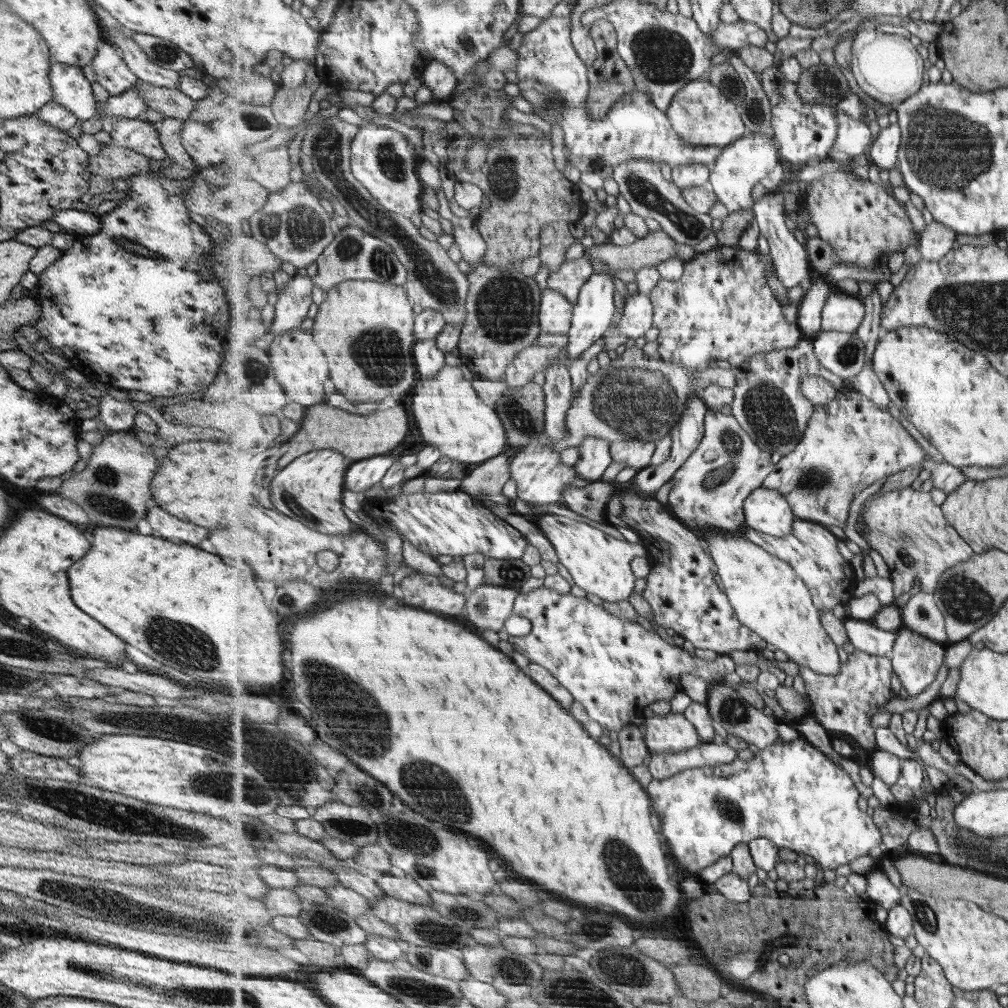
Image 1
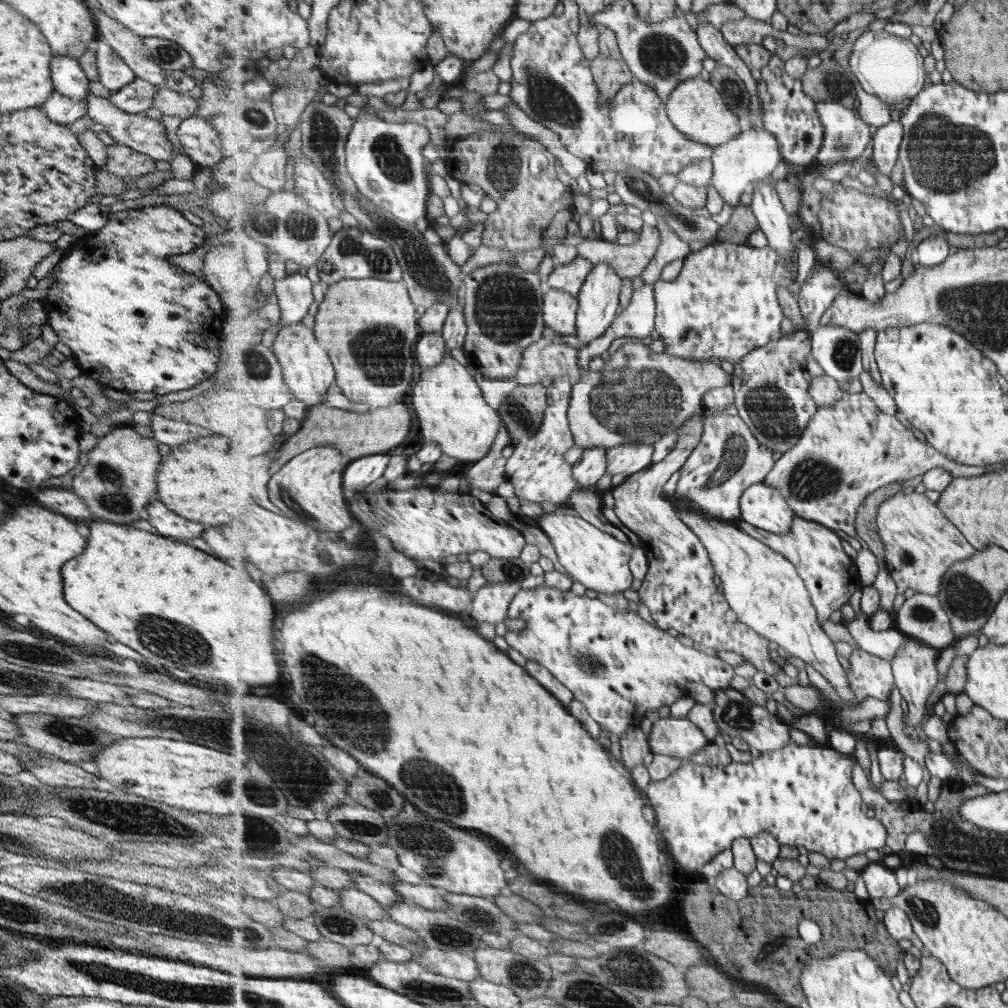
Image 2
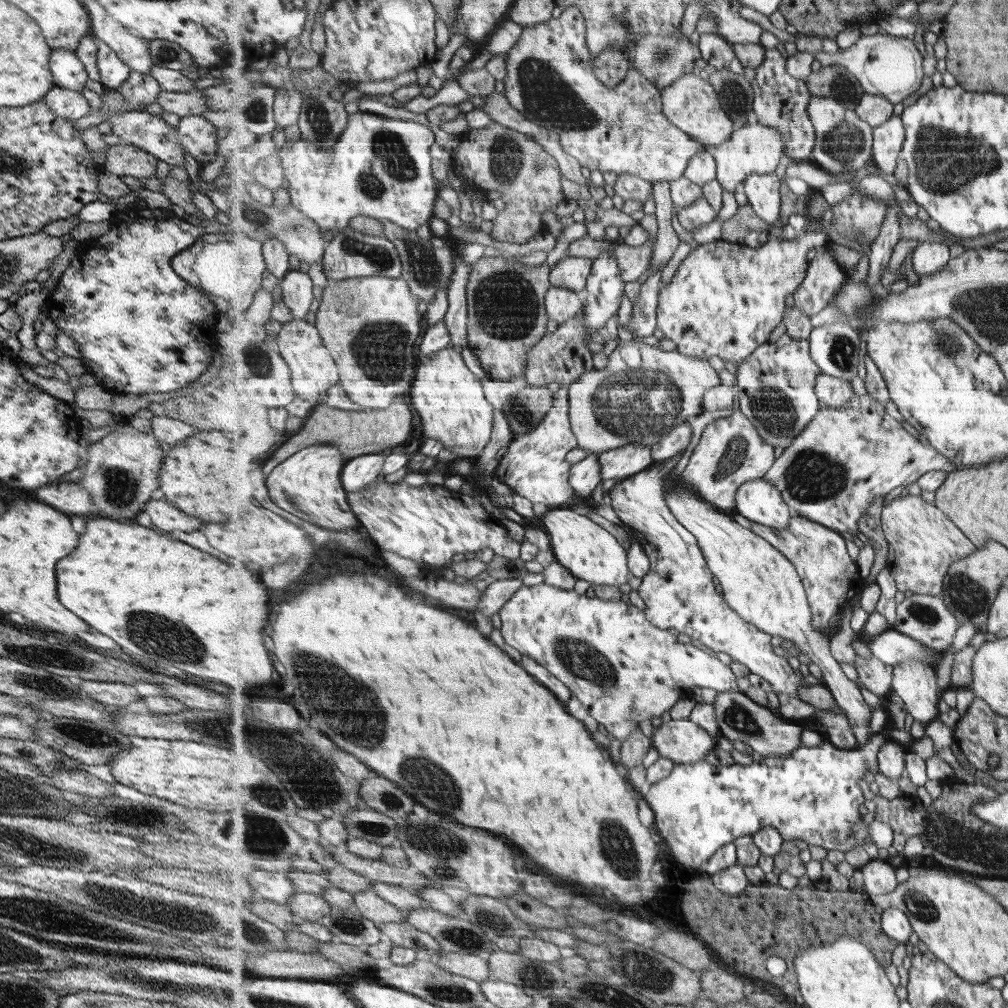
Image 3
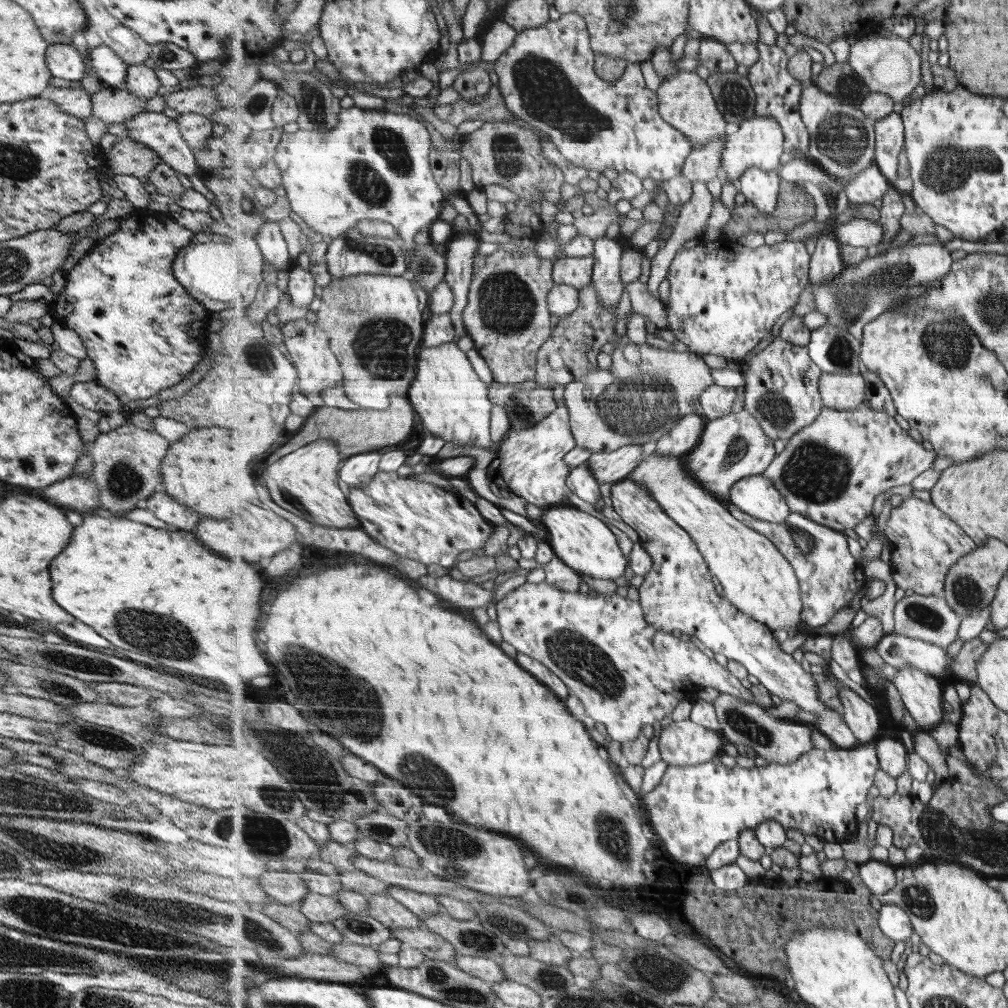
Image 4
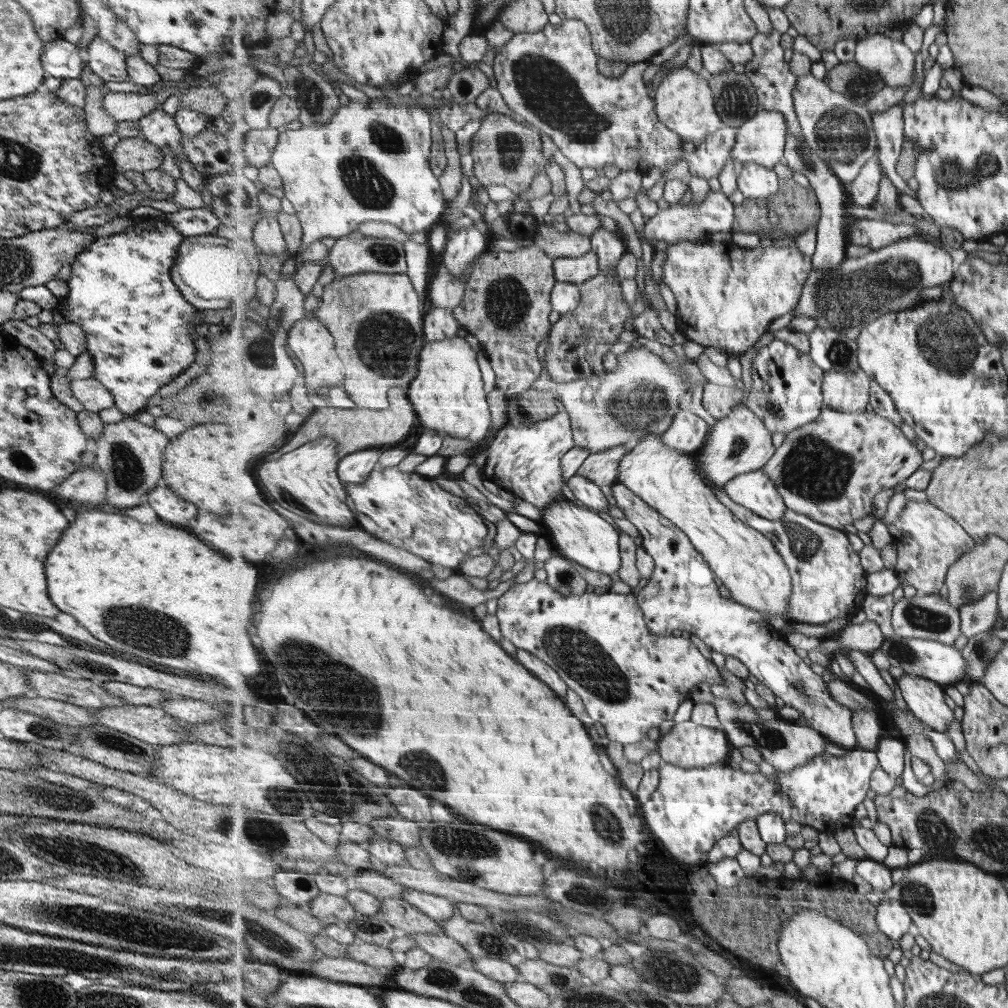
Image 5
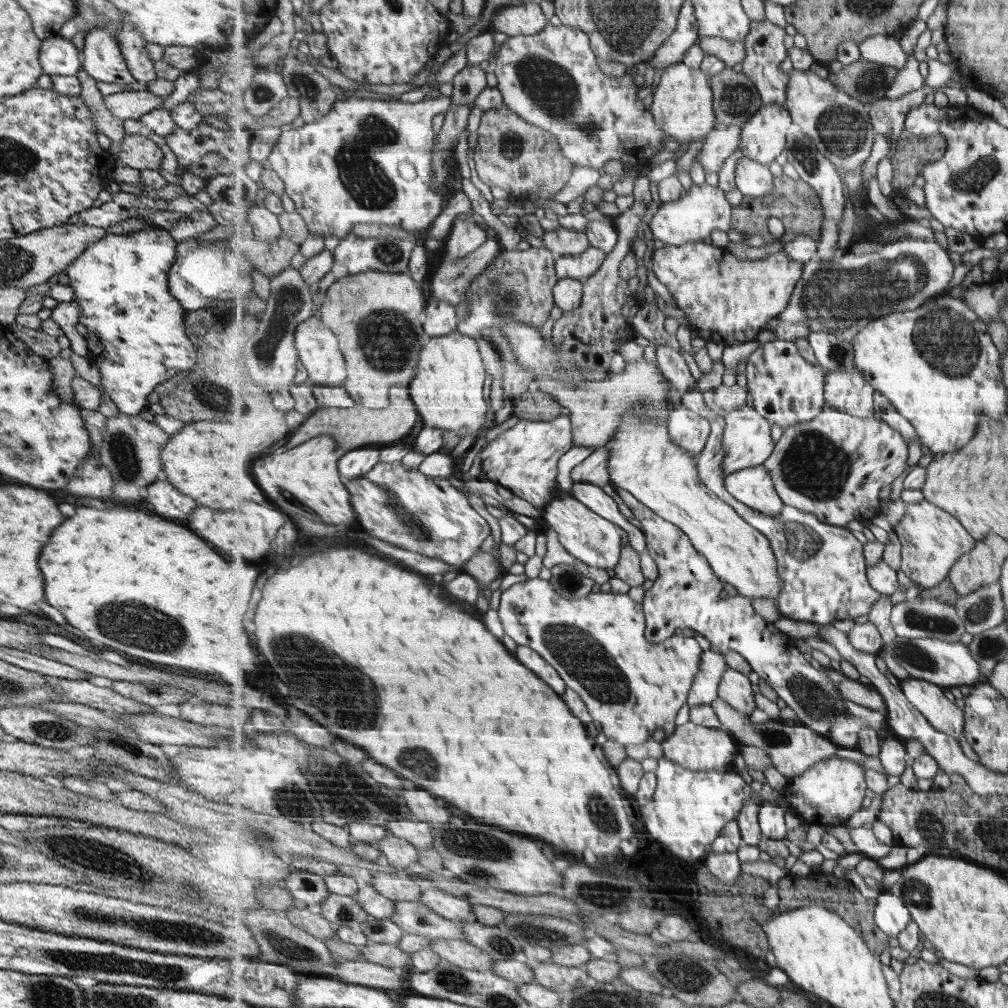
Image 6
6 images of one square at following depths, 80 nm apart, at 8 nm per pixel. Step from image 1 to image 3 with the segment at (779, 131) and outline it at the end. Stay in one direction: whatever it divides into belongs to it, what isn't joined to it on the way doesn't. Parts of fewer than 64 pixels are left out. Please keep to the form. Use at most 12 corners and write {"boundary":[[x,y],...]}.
{"boundary":[[766,49],[755,69],[754,112],[777,128],[786,154],[813,162],[817,131],[807,83]]}

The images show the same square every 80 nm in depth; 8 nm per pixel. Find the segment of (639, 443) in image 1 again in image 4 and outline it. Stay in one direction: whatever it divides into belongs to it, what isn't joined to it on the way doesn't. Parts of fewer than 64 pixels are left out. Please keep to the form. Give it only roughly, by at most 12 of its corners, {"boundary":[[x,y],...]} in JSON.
{"boundary":[[644,445],[593,453],[600,484],[628,479],[646,455]]}

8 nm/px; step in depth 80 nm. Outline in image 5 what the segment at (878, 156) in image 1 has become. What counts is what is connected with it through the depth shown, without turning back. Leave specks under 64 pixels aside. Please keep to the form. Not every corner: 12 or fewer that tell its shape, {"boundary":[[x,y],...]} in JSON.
{"boundary":[[904,105],[872,115],[880,163],[901,193],[917,190],[897,175],[904,139]]}

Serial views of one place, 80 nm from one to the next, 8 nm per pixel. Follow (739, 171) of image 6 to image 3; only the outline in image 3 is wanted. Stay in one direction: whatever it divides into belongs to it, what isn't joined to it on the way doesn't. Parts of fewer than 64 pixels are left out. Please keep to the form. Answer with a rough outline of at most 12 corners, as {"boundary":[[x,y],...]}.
{"boundary":[[775,173],[752,174],[744,193],[755,212],[770,224],[781,228],[782,180]]}

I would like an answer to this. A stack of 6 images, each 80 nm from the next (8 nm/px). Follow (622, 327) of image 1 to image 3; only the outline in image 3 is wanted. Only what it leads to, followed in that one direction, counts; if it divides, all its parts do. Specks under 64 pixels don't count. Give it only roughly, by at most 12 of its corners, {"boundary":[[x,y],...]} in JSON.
{"boundary":[[663,265],[641,284],[633,318],[625,327],[637,338],[658,330]]}

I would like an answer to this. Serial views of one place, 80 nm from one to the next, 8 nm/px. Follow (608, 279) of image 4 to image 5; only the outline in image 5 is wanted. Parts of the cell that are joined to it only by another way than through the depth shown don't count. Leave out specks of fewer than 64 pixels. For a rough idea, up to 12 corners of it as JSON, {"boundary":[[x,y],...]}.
{"boundary":[[601,227],[592,234],[592,250],[603,273],[615,273],[626,250],[620,233]]}

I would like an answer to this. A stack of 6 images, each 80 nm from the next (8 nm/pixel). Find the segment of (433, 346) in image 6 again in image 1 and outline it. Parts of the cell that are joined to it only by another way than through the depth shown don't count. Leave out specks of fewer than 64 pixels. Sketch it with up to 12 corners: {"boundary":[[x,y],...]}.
{"boundary":[[461,368],[418,381],[413,412],[445,457],[483,464],[504,422]]}

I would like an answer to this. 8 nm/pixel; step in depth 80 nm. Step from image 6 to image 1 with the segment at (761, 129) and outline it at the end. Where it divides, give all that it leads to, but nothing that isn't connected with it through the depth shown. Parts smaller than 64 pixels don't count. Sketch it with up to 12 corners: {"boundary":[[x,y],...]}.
{"boundary":[[772,135],[722,147],[709,186],[730,212],[751,209],[751,190],[779,164]]}

